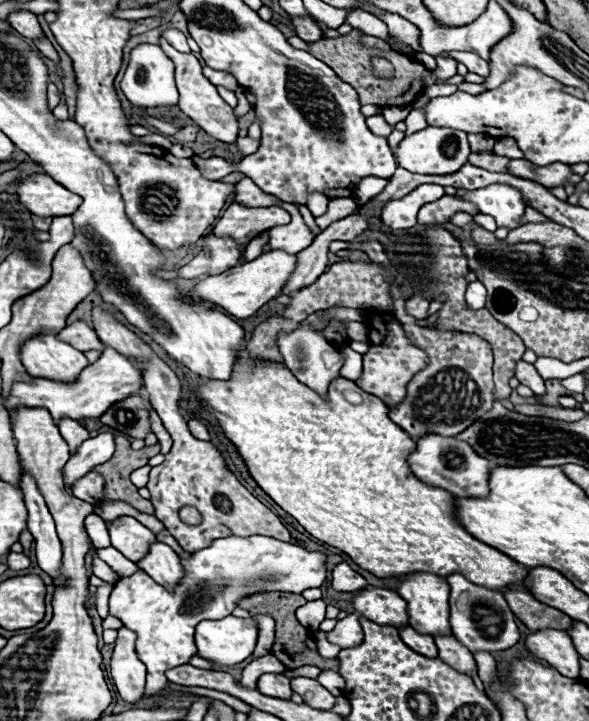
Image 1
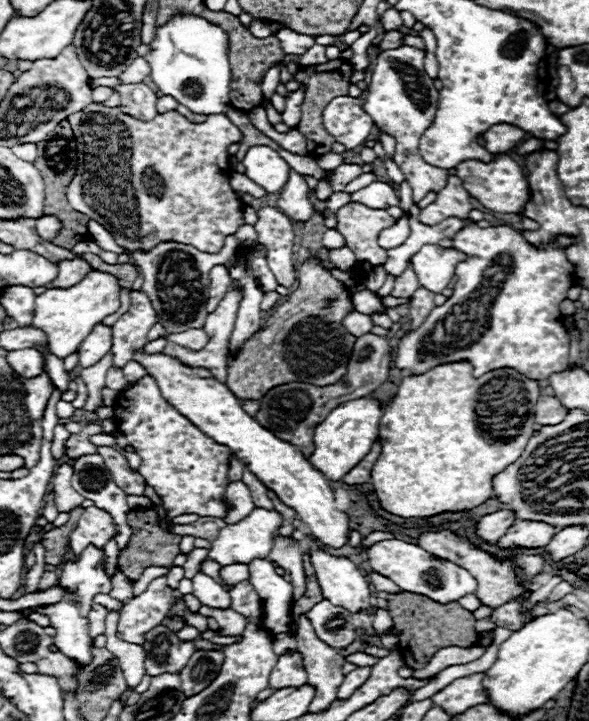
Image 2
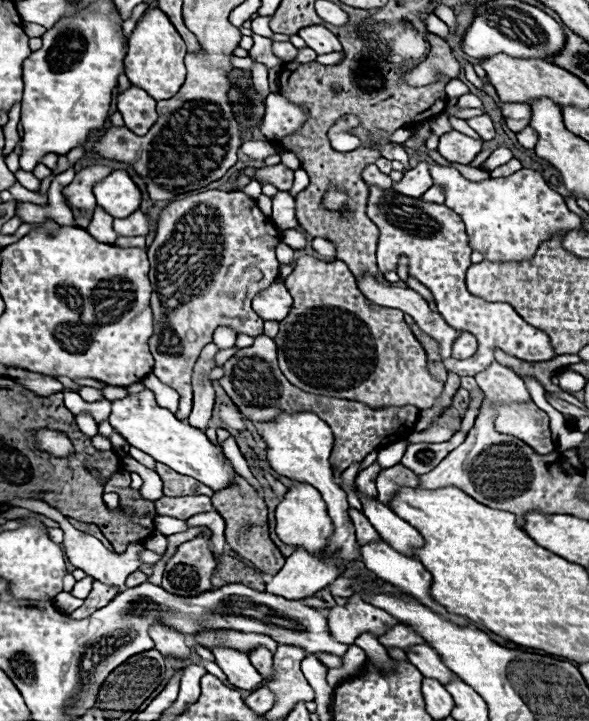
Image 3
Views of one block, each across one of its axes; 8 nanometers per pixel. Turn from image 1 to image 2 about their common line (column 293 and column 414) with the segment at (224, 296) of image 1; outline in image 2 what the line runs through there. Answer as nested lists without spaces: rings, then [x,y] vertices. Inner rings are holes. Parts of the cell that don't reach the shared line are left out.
[[[438,244],[424,246],[412,256],[412,268],[420,280],[422,288],[440,294],[454,278],[456,264],[464,260],[464,254],[454,248],[442,248]]]

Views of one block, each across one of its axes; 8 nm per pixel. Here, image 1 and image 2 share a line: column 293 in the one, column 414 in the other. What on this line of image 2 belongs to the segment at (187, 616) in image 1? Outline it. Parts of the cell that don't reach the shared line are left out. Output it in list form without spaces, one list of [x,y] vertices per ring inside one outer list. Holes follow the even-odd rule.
[[[382,540],[366,550],[366,558],[374,572],[390,578],[398,588],[428,596],[430,600],[436,600],[438,604],[458,602],[462,596],[474,594],[476,590],[476,580],[472,578],[470,572],[466,572],[464,568],[460,568],[458,564],[450,560],[432,556],[430,552],[422,550],[418,544],[408,544],[404,540]],[[426,576],[430,576],[432,582],[428,582]]]

